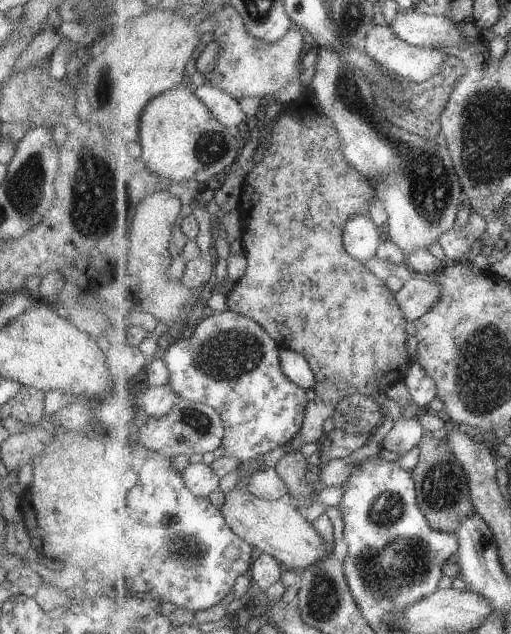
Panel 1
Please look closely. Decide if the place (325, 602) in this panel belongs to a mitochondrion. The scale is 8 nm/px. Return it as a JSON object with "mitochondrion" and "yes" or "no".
{"mitochondrion":"yes"}

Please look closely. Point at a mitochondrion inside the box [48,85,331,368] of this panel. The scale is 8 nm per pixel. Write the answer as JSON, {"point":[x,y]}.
{"point":[96,205]}

